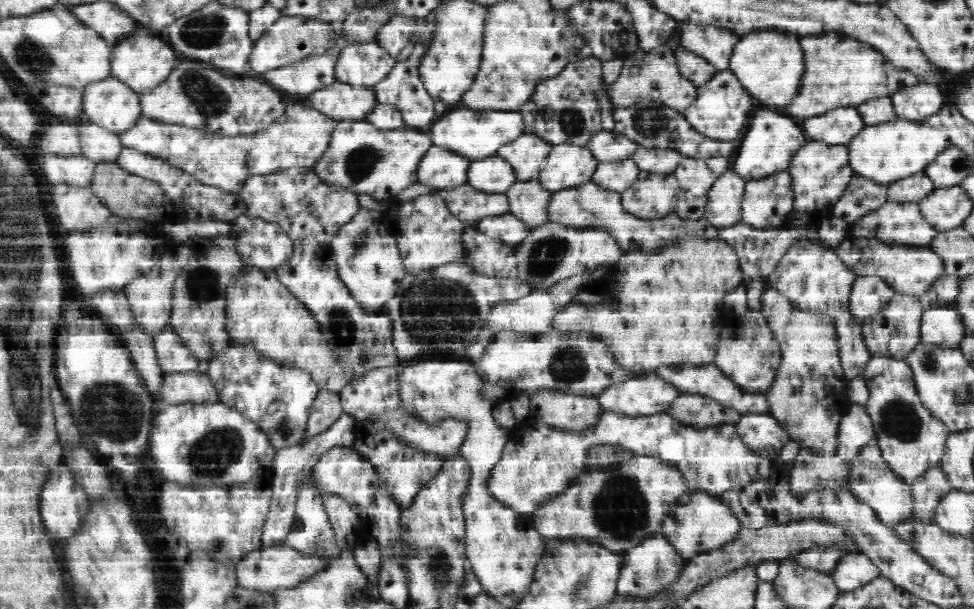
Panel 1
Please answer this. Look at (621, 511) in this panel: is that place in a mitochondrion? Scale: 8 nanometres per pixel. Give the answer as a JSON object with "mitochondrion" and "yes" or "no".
{"mitochondrion":"yes"}

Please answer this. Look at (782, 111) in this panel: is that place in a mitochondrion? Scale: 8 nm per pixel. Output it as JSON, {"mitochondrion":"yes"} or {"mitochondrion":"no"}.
{"mitochondrion":"no"}

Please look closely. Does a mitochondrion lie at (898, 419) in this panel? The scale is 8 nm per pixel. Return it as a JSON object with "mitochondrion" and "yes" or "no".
{"mitochondrion":"yes"}

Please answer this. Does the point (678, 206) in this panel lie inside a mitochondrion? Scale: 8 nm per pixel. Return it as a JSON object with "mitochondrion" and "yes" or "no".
{"mitochondrion":"no"}

